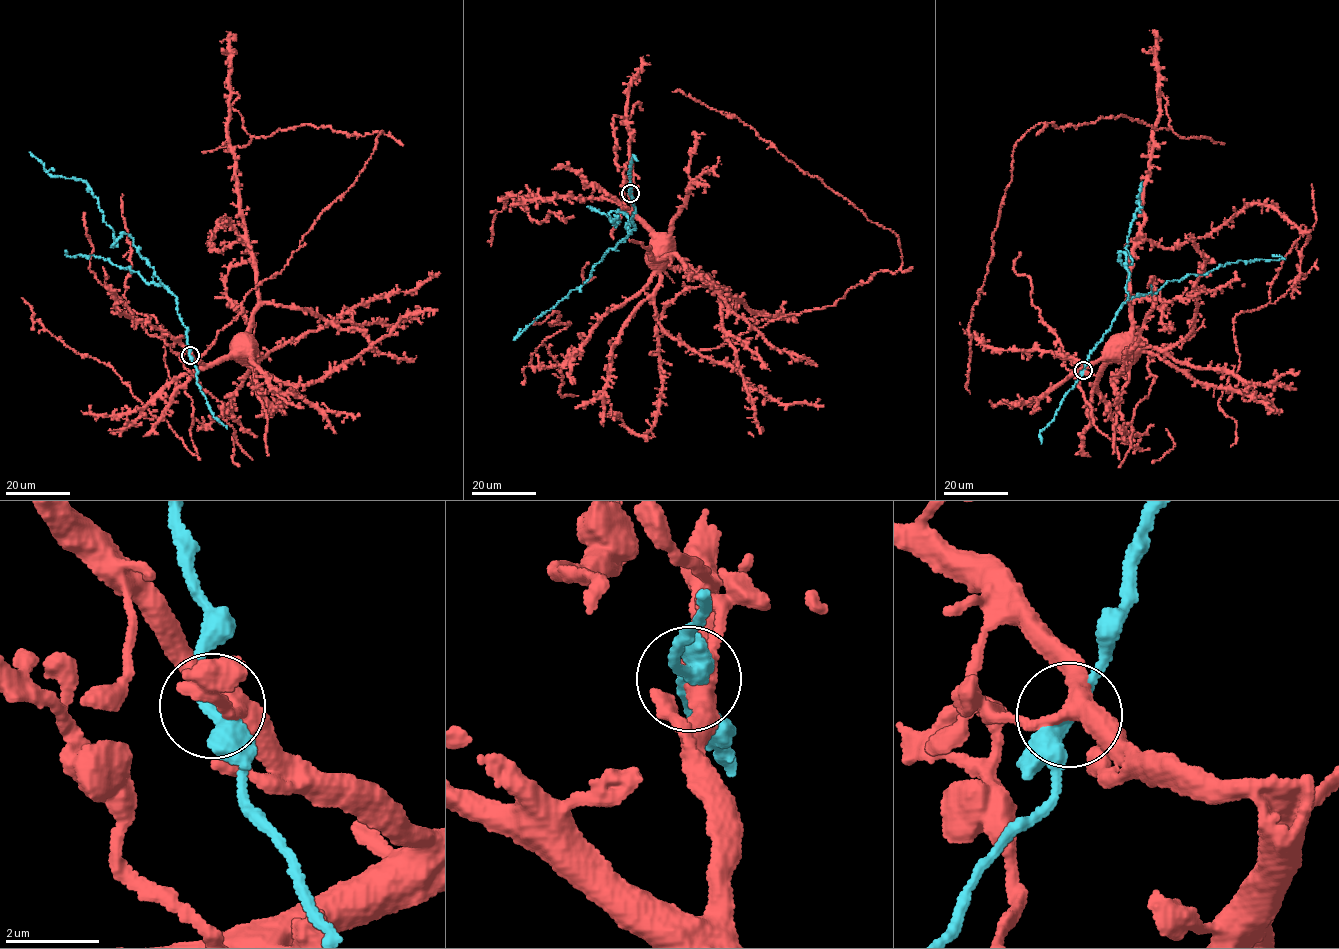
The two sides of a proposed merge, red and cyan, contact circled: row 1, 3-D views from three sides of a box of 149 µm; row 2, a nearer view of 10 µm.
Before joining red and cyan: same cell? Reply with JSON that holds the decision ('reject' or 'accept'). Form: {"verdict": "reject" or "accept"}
{"verdict": "accept"}

